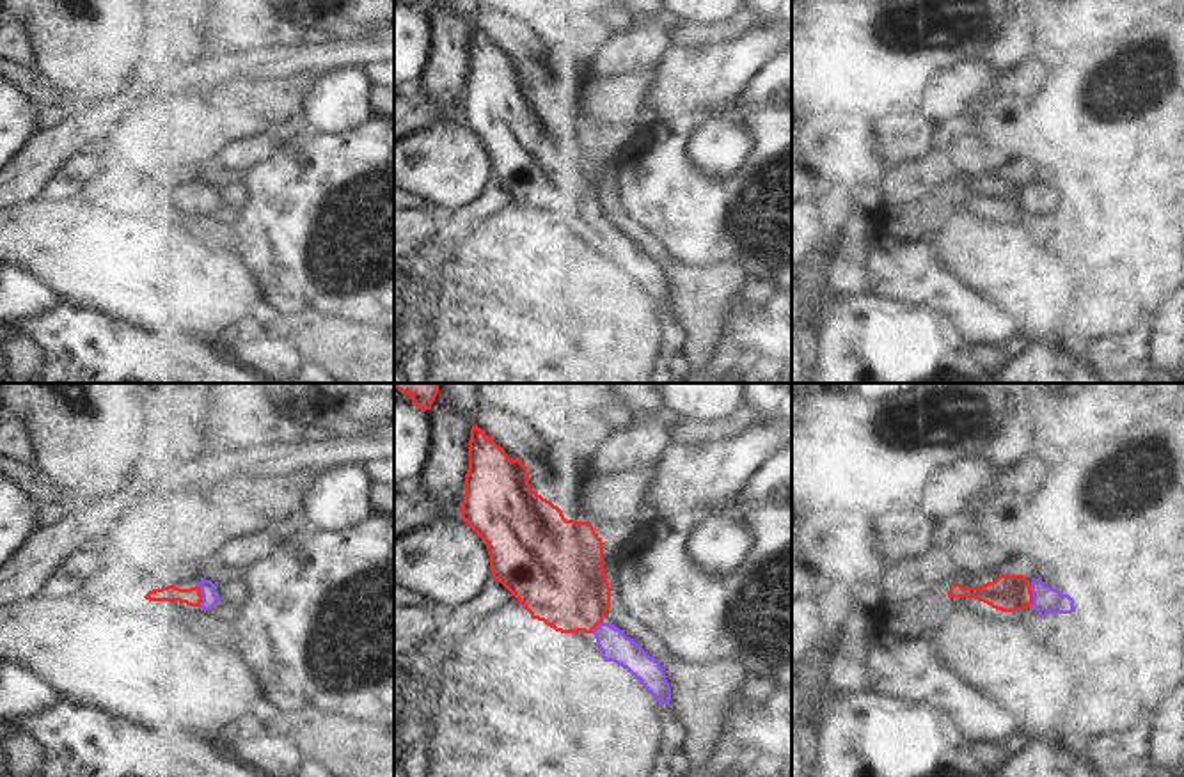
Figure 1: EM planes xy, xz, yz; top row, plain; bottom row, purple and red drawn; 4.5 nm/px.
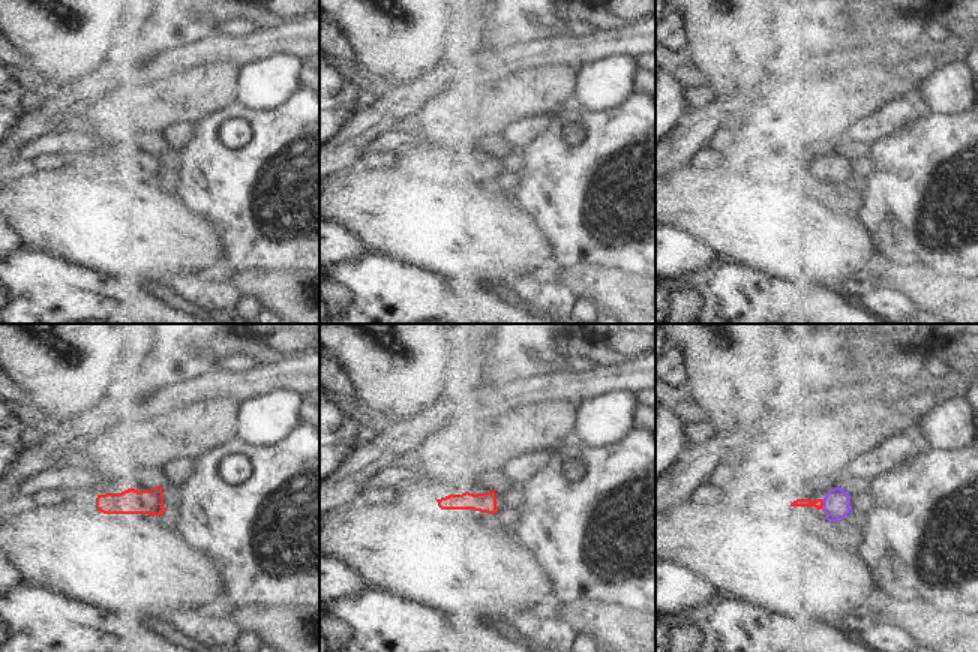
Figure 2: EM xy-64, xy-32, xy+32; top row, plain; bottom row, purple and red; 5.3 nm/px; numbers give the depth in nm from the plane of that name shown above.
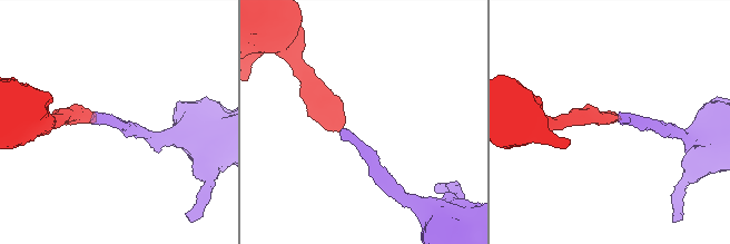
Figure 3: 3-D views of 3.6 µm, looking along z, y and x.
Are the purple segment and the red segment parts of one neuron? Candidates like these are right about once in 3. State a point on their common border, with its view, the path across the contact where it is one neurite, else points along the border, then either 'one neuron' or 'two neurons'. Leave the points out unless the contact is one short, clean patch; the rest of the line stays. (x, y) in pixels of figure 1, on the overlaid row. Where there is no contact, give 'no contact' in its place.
contact xy (203, 596); way xy (210, 598), (203, 596), (192, 596); one neuron

